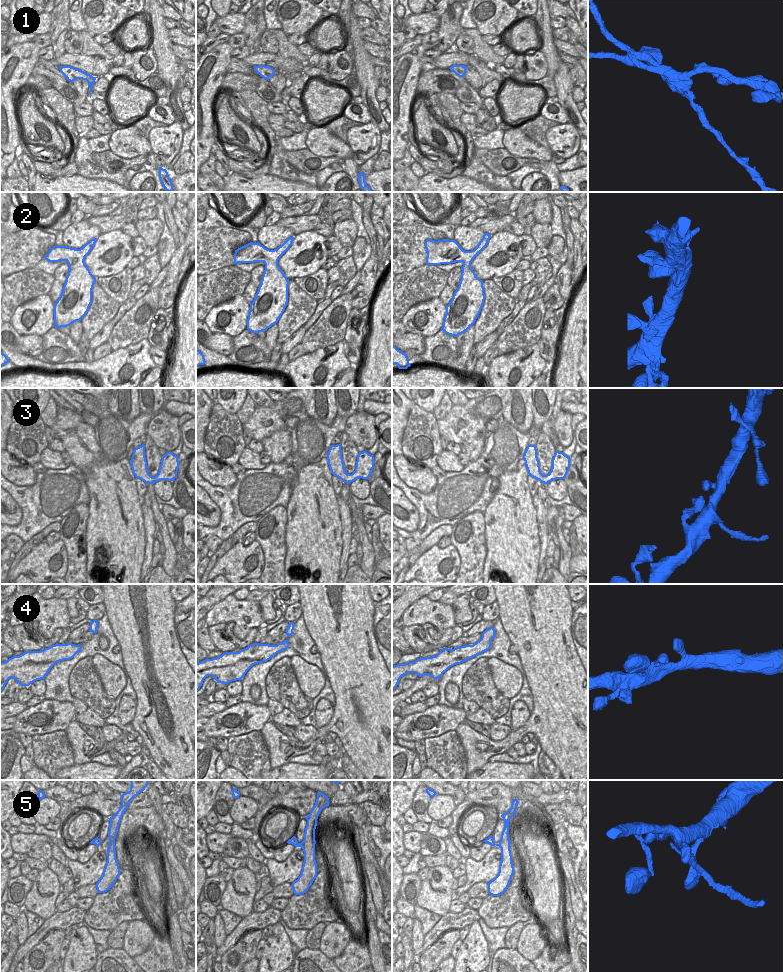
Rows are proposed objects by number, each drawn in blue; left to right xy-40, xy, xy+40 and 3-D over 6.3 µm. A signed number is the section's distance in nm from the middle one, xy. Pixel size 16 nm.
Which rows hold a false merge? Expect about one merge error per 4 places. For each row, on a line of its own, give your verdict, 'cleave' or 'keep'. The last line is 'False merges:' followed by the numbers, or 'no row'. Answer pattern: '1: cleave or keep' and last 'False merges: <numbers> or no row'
1: cleave
2: keep
3: keep
4: keep
5: cleave
False merges: 1, 5

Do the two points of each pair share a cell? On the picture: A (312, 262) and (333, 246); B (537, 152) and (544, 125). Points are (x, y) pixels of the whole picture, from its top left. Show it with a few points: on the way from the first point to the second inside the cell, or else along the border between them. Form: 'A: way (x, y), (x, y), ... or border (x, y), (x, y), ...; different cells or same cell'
A: border (326, 237), (326, 252), (329, 256); different cells
B: border (520, 129), (527, 136), (549, 150); different cells

